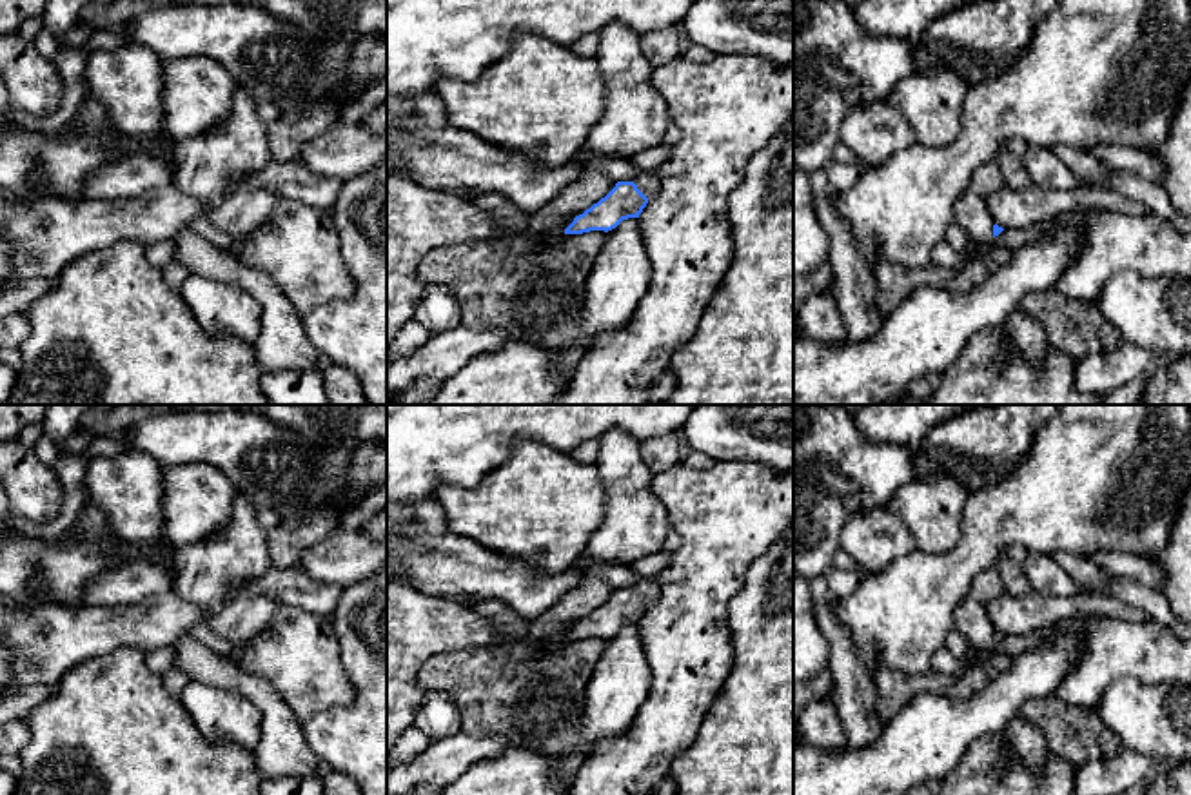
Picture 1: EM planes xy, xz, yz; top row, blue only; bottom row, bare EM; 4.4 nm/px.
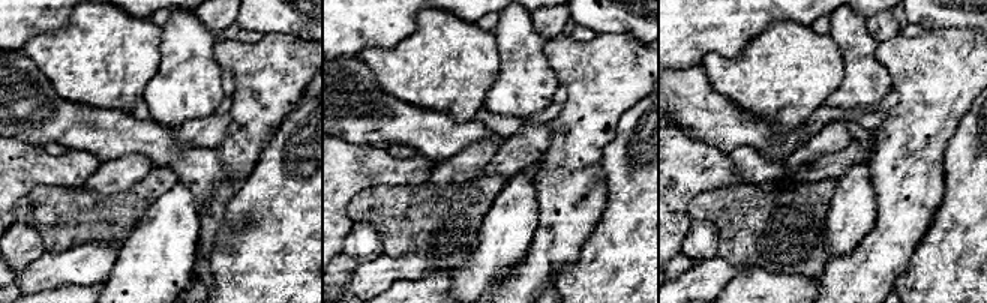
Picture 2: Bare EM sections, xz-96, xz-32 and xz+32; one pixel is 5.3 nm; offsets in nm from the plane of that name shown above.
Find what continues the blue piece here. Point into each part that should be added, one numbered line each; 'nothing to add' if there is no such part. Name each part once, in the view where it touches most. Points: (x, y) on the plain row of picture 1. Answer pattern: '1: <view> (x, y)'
1: xz (647, 588)

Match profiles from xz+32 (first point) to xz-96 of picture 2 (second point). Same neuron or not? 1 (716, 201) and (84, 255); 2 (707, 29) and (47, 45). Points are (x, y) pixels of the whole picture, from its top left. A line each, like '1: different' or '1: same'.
1: different
2: different

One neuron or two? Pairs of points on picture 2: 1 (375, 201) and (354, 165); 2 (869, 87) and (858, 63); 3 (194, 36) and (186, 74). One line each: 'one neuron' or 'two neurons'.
1: two neurons
2: one neuron
3: one neuron

